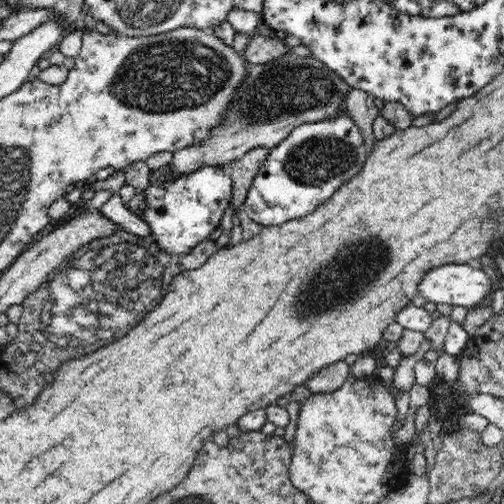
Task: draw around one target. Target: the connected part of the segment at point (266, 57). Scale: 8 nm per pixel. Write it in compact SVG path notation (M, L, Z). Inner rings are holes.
M256 35L247 45L242 57L243 60L246 60L247 65L265 64L277 61L290 50L291 48L283 41L278 40L275 35L274 37Z

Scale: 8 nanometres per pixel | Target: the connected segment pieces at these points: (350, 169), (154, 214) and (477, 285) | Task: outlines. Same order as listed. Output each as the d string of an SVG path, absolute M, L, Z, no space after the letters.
M342 112L336 119L299 125L278 146L268 149L268 156L255 174L253 184L247 194L244 214L263 227L276 226L294 218L308 216L320 204L330 201L350 178L354 178L360 172L368 154L369 146L348 112Z
M168 164L151 171L150 186L144 192L146 207L142 219L151 230L155 243L168 254L190 254L194 246L206 241L220 224L224 210L231 203L232 179L228 168L202 165L183 175L169 176Z
M444 264L422 276L418 294L436 304L482 307L490 294L491 280L484 270L467 264Z

